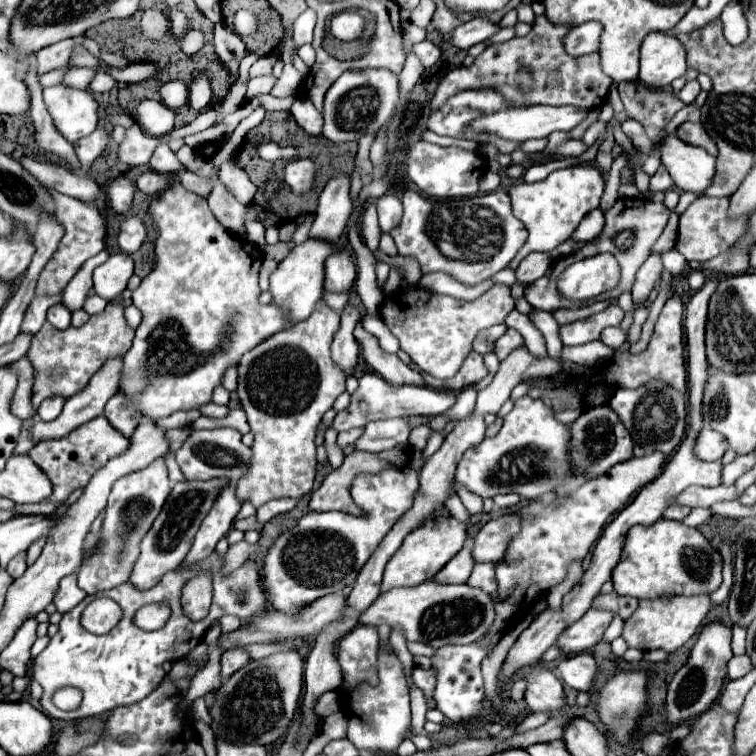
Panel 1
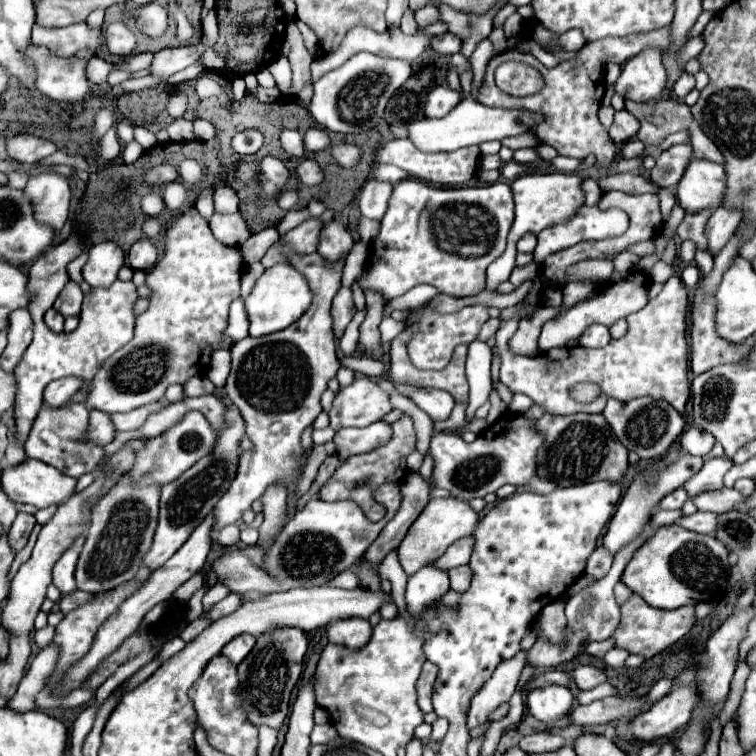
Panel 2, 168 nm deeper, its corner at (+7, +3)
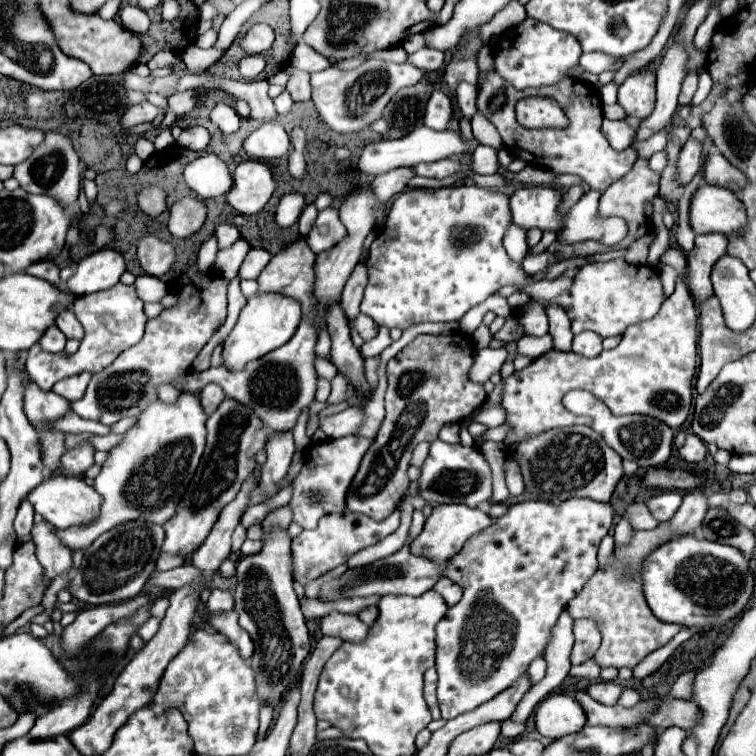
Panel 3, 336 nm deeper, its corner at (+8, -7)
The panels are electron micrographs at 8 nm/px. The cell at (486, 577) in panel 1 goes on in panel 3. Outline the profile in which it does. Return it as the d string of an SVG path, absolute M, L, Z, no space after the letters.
M441 578L441 580L433 586L433 590L439 592L439 594L445 598L447 606L453 606L453 604L457 604L457 602L461 600L461 588L457 588L457 584L451 582L449 578Z

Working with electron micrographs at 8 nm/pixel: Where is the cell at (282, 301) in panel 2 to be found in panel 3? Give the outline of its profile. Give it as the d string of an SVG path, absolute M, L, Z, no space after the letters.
M261 294L249 298L247 306L239 314L235 328L231 330L231 334L223 344L223 366L227 366L229 370L239 370L245 368L247 362L253 362L265 356L267 352L277 350L279 346L291 340L299 322L301 322L301 306L293 298L279 294Z

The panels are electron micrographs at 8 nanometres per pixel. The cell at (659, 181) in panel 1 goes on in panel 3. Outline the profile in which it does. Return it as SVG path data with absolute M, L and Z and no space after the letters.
M691 136L681 150L681 156L679 156L679 164L677 164L679 184L681 186L689 184L691 178L699 172L699 166L701 166L701 142Z

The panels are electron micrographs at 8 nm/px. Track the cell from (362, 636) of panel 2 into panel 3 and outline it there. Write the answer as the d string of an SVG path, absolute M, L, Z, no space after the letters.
M329 612L321 618L321 632L325 636L337 636L345 642L361 642L365 640L369 626L363 624L355 614L343 612Z

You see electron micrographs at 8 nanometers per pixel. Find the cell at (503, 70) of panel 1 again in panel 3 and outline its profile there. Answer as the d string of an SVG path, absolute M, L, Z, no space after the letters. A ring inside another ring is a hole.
M493 70L493 74L489 74L489 88L479 90L477 108L483 114L489 114L491 124L497 128L497 132L503 138L503 144L507 146L507 150L513 156L517 156L519 160L523 160L527 164L535 162L537 166L547 166L549 170L553 170L557 174L577 174L587 182L587 186L591 190L597 190L601 194L615 180L623 178L637 160L637 152L633 148L615 152L609 146L609 142L601 134L603 110L601 110L599 94L593 86L583 84L577 78L565 78L563 82L559 82L557 86L551 86L551 88L527 88L527 90L519 92L507 80L497 76L497 72ZM525 96L555 98L571 124L565 130L525 130L515 120L515 104L517 104L517 100L521 100Z

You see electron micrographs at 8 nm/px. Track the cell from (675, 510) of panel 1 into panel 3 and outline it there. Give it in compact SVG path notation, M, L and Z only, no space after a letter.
M661 492L647 500L647 508L657 522L667 522L681 506L681 492Z

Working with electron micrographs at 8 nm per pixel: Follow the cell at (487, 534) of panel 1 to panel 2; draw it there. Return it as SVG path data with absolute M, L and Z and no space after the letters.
M470 534L466 538L460 538L452 546L448 546L448 550L434 562L434 566L442 568L442 570L450 570L450 568L468 564L472 550L474 550L474 534Z

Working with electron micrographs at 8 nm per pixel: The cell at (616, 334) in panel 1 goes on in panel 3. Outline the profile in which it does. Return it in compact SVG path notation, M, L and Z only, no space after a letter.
M593 332L577 334L577 336L573 338L571 350L573 350L575 354L593 358L593 356L597 356L597 354L603 350L603 348L601 348L601 336L597 336L597 334L593 334Z

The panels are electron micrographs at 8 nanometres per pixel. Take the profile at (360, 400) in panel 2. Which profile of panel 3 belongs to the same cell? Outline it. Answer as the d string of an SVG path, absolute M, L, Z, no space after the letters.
M355 404L345 408L343 412L325 416L319 420L319 430L327 436L327 438L343 438L349 434L355 434L357 428L363 422L363 406Z

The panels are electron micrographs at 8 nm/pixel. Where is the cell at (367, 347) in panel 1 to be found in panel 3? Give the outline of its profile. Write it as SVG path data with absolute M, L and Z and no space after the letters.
M359 314L357 320L353 320L353 328L359 332L359 336L365 342L371 340L371 338L375 338L377 336L377 330L379 330L379 326L373 320L369 320L369 316L365 316L365 314Z

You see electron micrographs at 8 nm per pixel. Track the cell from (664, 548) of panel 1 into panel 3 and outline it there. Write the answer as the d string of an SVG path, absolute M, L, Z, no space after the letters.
M675 538L659 546L643 564L643 592L653 614L687 628L727 624L745 610L753 590L755 572L749 560L737 548L707 538Z

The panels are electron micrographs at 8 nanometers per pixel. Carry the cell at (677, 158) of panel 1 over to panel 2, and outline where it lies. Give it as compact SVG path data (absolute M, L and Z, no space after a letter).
M692 158L682 176L676 186L676 198L686 212L718 206L722 202L726 180L722 164Z

